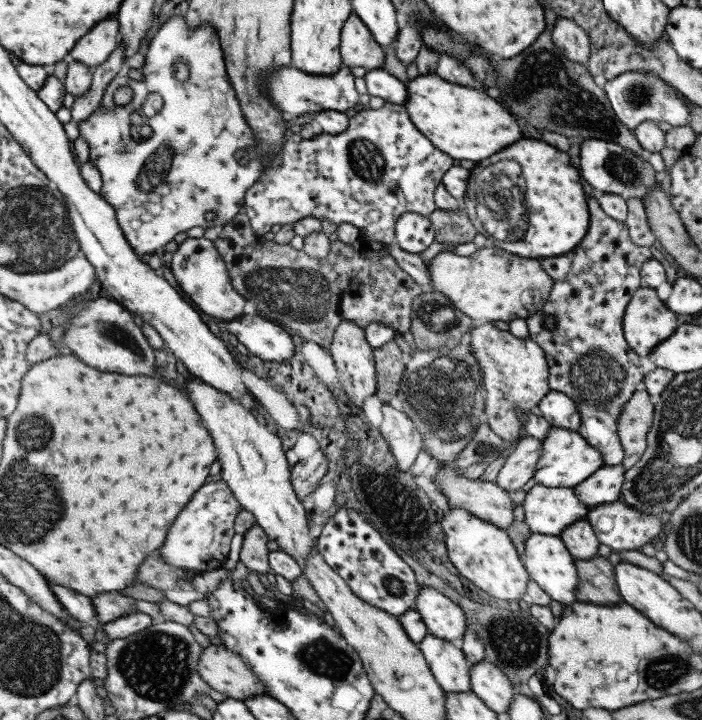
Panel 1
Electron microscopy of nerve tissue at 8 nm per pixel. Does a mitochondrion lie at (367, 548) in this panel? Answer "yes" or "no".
no

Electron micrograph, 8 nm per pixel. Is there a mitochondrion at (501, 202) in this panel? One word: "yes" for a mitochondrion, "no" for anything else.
yes

